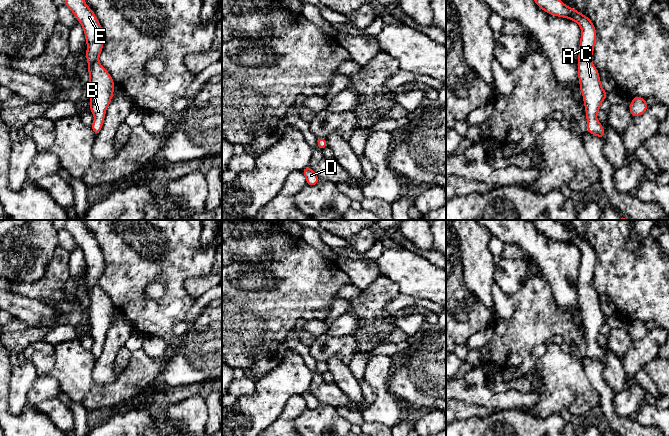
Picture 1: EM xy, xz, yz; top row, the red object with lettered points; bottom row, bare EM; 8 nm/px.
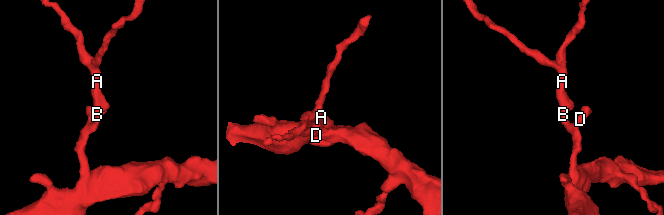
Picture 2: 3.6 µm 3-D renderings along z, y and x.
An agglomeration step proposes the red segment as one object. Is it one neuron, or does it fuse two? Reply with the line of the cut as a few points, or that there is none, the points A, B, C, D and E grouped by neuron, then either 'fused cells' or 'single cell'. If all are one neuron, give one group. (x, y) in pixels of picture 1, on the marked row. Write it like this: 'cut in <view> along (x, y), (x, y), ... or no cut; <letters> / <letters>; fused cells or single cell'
no cut; A B C D E; single cell

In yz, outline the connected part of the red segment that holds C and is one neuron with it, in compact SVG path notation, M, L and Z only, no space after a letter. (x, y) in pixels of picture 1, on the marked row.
M534 0L535 3L546 13L564 17L578 23L582 33L578 55L578 78L580 91L585 105L587 132L605 138L605 130L596 119L600 105L607 98L604 91L598 69L592 63L592 54L596 41L596 29L593 22L584 14L565 5L561 0Z

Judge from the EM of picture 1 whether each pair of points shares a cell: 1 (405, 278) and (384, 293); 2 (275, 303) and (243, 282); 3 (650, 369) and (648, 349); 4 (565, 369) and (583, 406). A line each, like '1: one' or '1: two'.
1: two
2: two
3: two
4: one

